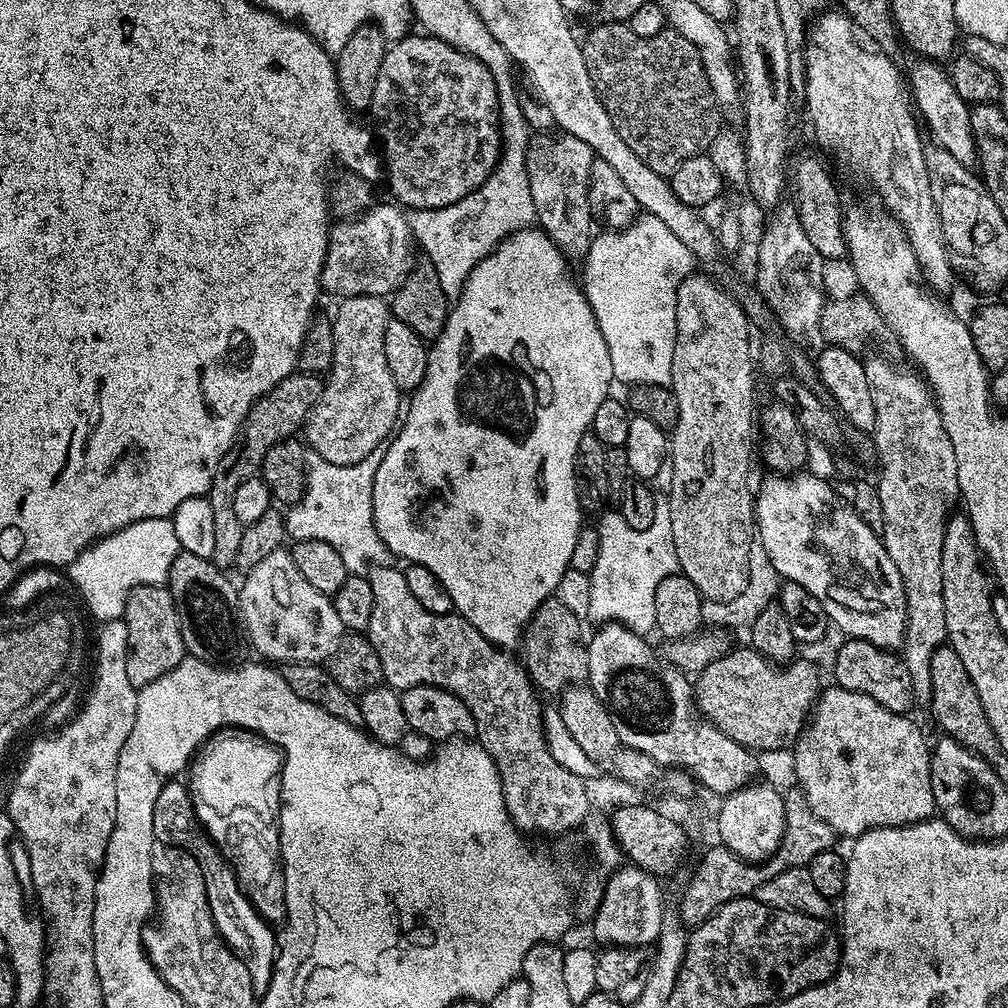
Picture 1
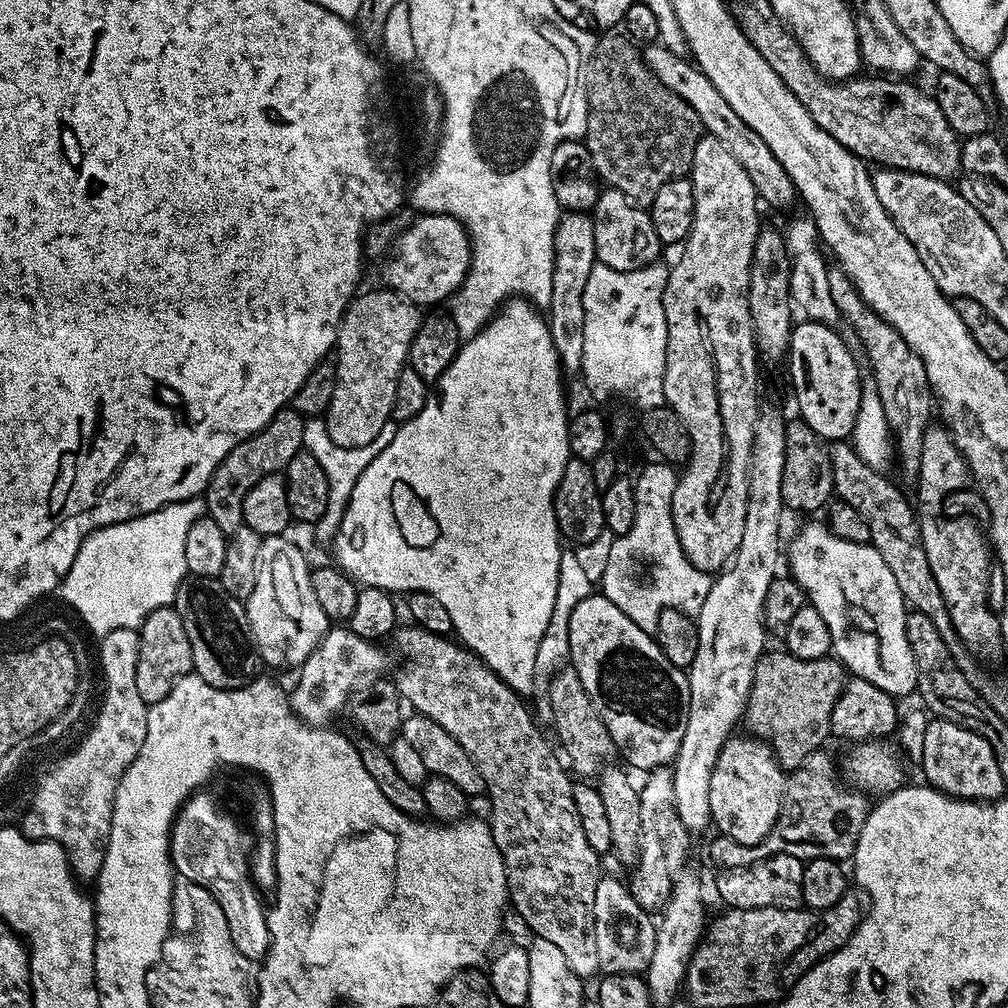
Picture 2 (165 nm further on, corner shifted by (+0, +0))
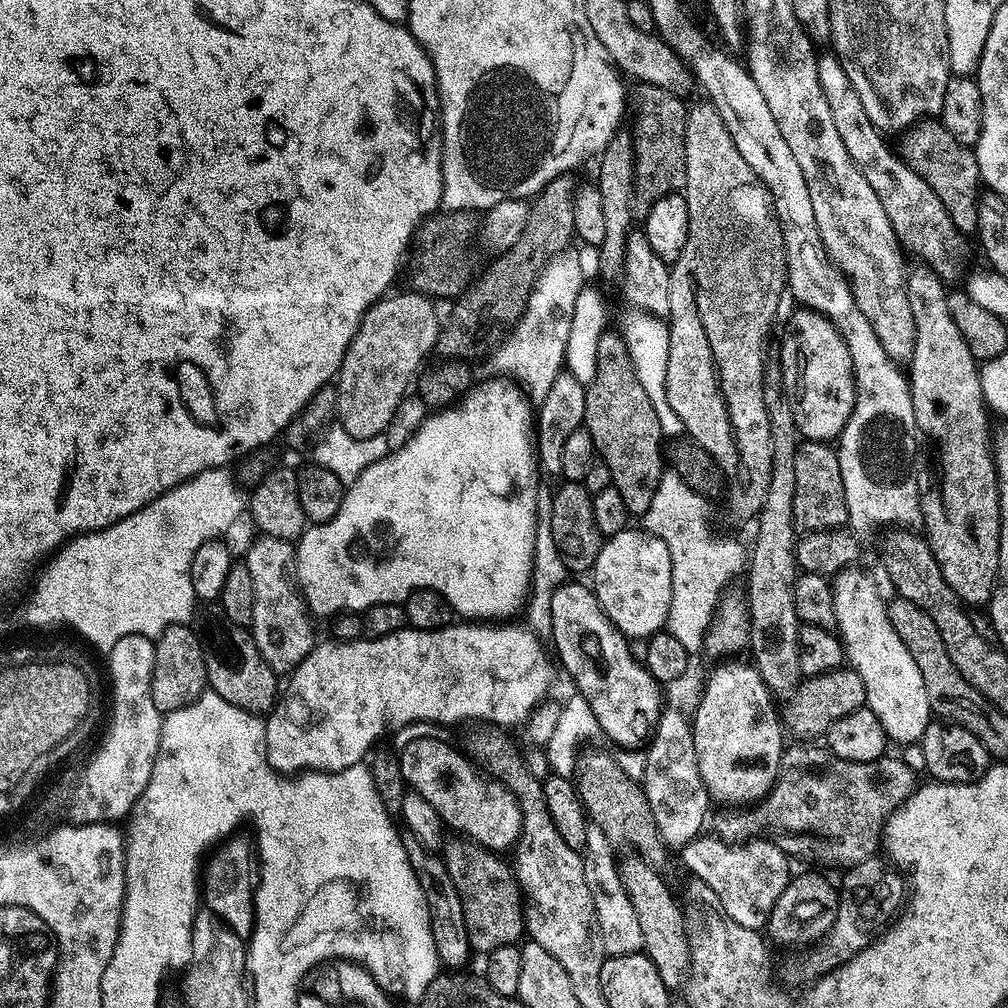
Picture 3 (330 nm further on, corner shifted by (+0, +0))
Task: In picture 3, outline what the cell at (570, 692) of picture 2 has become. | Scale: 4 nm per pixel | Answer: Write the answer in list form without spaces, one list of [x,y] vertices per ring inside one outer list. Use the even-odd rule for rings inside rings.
[[[587,748],[576,757],[574,783],[589,821],[600,828],[613,845],[629,844],[632,847],[629,849],[649,862],[662,859],[666,845],[658,834],[658,826],[643,787],[637,781],[636,784],[632,781],[631,774],[610,753],[600,748]]]

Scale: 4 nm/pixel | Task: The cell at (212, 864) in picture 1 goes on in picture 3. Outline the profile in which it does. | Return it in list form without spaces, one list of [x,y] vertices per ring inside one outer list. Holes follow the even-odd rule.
[[[233,834],[220,841],[211,849],[210,855],[202,864],[202,904],[223,920],[231,928],[234,934],[242,938],[251,937],[252,929],[256,922],[257,905],[254,903],[254,888],[252,892],[252,852],[254,856],[254,844],[241,834]]]

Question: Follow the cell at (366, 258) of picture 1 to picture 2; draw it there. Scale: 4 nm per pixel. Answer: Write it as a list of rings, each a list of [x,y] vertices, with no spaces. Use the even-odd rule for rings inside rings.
[[[417,215],[407,229],[395,241],[390,255],[383,261],[384,269],[380,276],[385,285],[393,292],[408,297],[413,304],[440,304],[449,299],[464,284],[468,267],[472,261],[472,241],[463,224],[459,224],[453,216]]]

